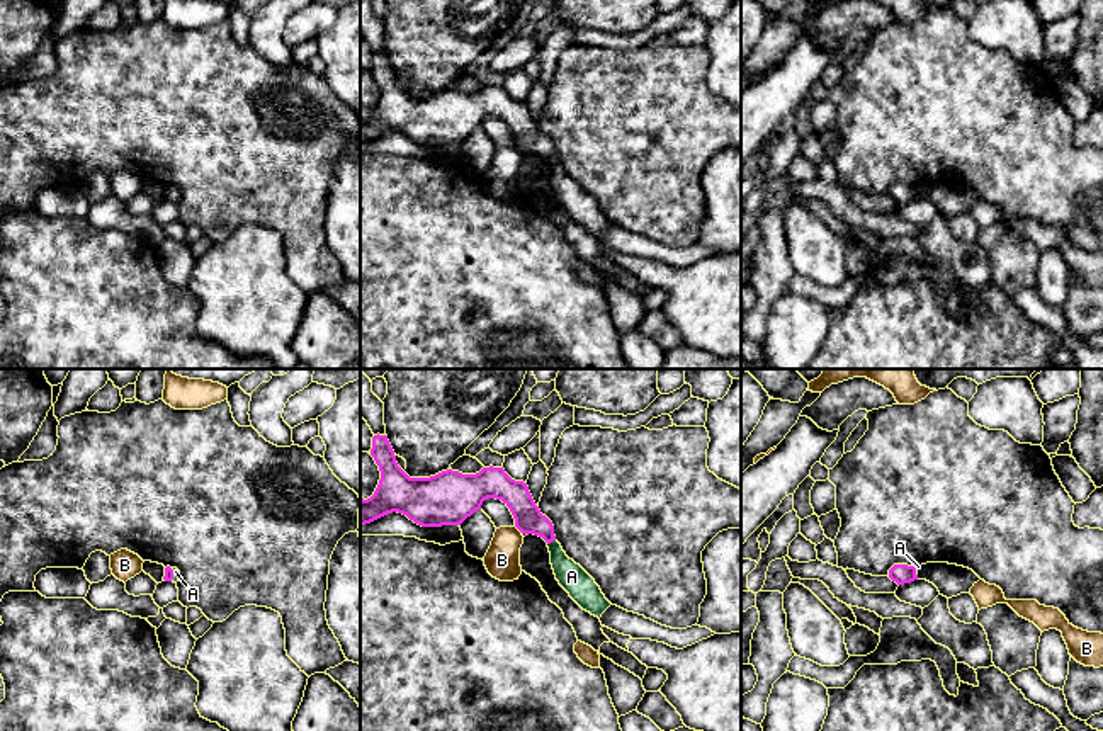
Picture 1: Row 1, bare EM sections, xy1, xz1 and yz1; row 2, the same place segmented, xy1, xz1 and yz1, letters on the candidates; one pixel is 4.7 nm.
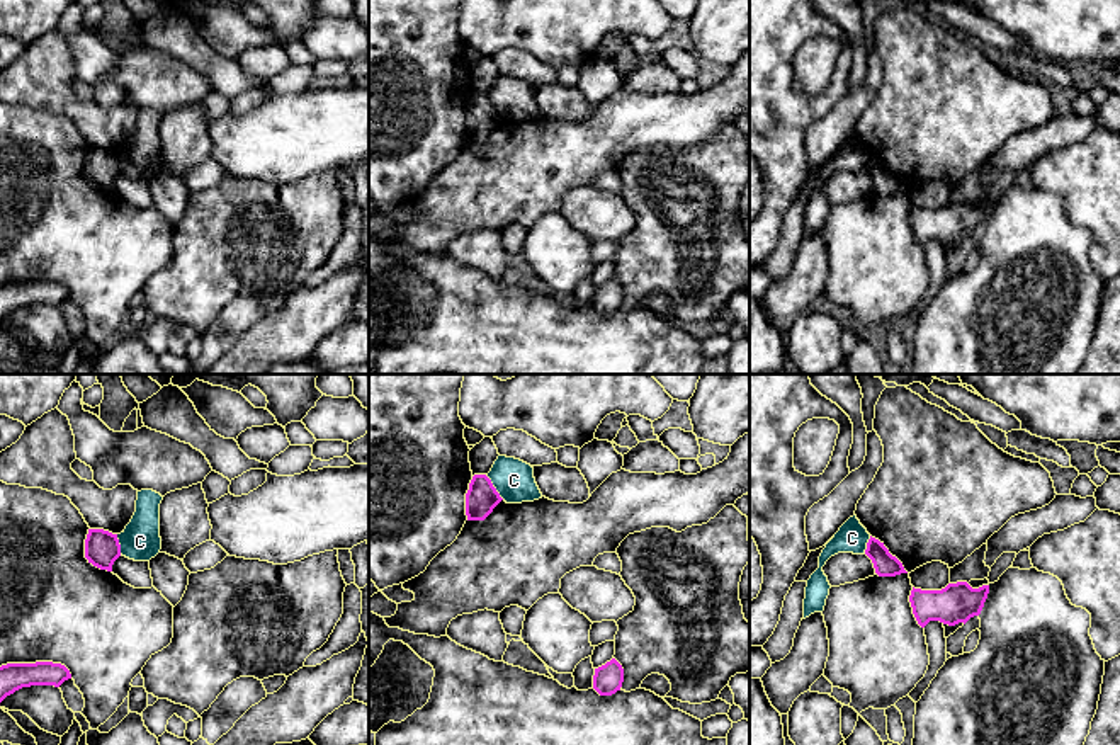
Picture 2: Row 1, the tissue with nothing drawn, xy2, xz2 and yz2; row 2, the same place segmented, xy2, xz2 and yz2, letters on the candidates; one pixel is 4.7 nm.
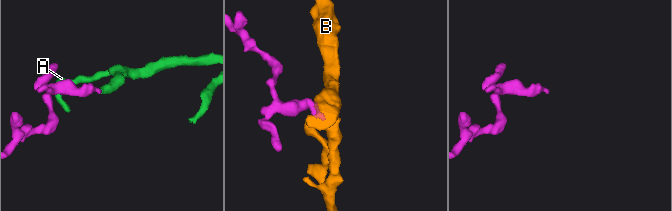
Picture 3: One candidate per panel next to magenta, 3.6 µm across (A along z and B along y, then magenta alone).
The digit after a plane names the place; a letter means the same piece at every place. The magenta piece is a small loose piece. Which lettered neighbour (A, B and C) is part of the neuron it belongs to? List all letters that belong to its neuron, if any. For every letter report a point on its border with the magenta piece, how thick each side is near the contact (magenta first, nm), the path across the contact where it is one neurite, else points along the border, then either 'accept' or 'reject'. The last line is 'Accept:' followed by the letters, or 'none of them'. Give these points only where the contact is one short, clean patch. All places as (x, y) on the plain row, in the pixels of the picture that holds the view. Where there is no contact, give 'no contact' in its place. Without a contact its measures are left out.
A: meets magenta in xz1 at (551, 160); 130 nm thick on the magenta side, 140 nm on the other; runs through xz1 (527, 135), (551, 160), (558, 179), (571, 196); accept
B: meets magenta in xz1 at (519, 148); 140 nm thick on the magenta side, 160 nm on the other; border along xz1 (515, 145), (522, 152); reject
C: meets magenta in xz2 at (495, 108); 150 nm thick on the magenta side, 190 nm on the other; border along xz2 (486, 96), (503, 118); reject
Accept: A

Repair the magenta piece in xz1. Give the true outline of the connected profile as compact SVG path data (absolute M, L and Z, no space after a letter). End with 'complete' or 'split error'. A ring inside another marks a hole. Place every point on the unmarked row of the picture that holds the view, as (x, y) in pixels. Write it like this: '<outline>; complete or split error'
M374 54L370 75L381 90L379 104L367 119L360 117L360 144L398 131L421 146L461 144L488 117L501 119L522 153L547 162L559 204L595 236L612 224L595 199L566 175L556 160L552 141L540 133L527 102L512 99L503 87L483 87L476 94L442 90L430 97L410 97L396 82L387 54Z; split error

